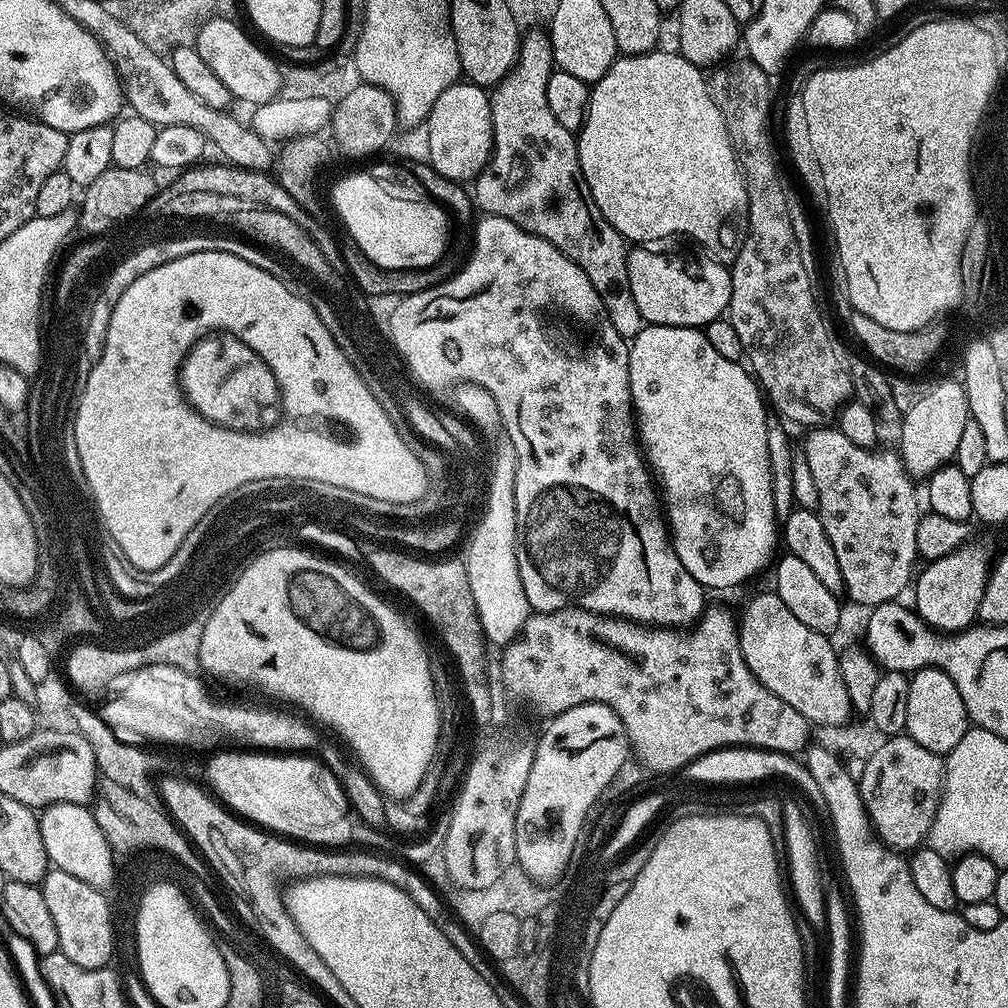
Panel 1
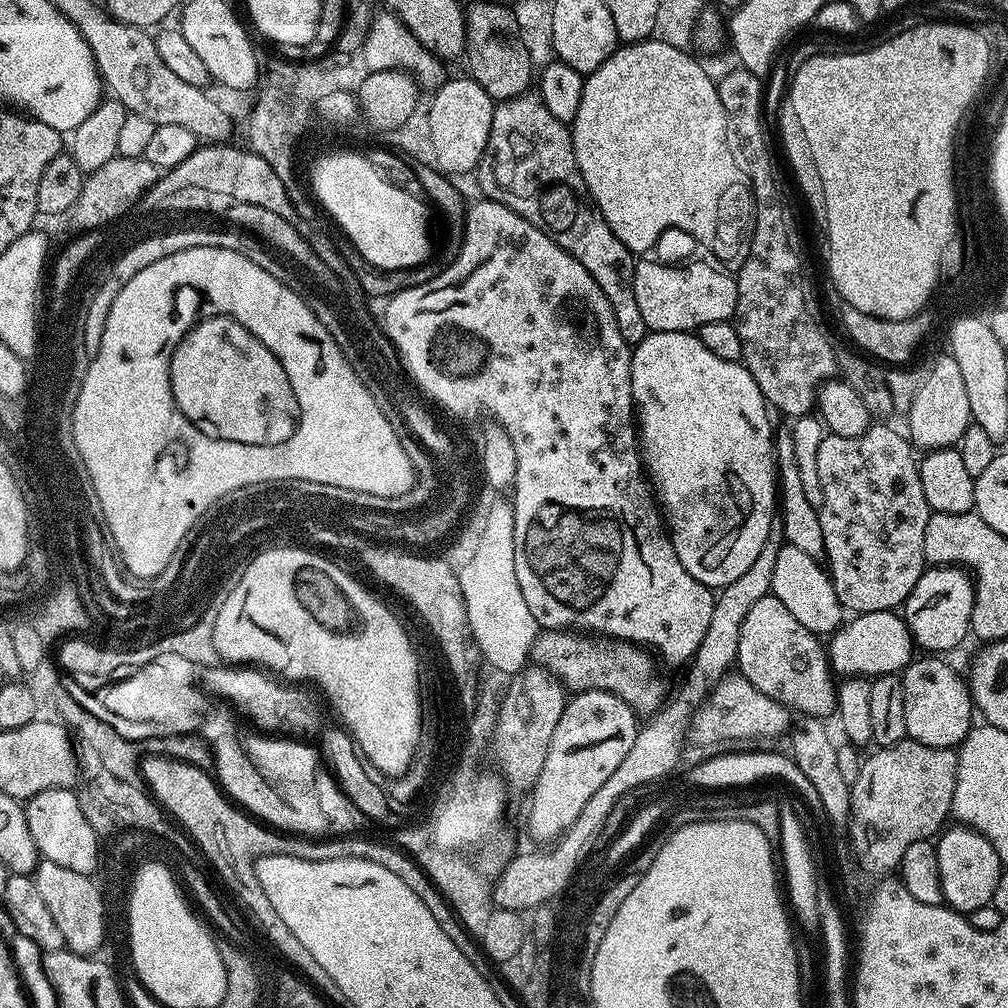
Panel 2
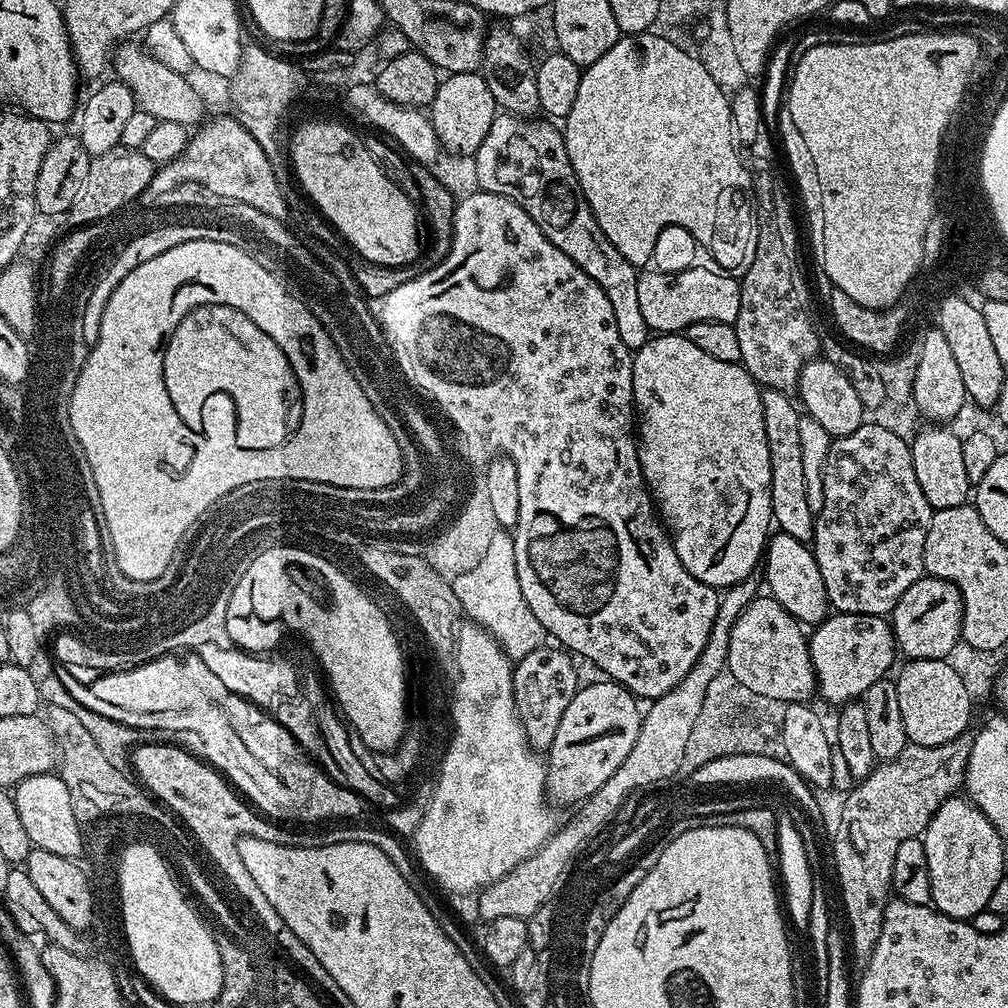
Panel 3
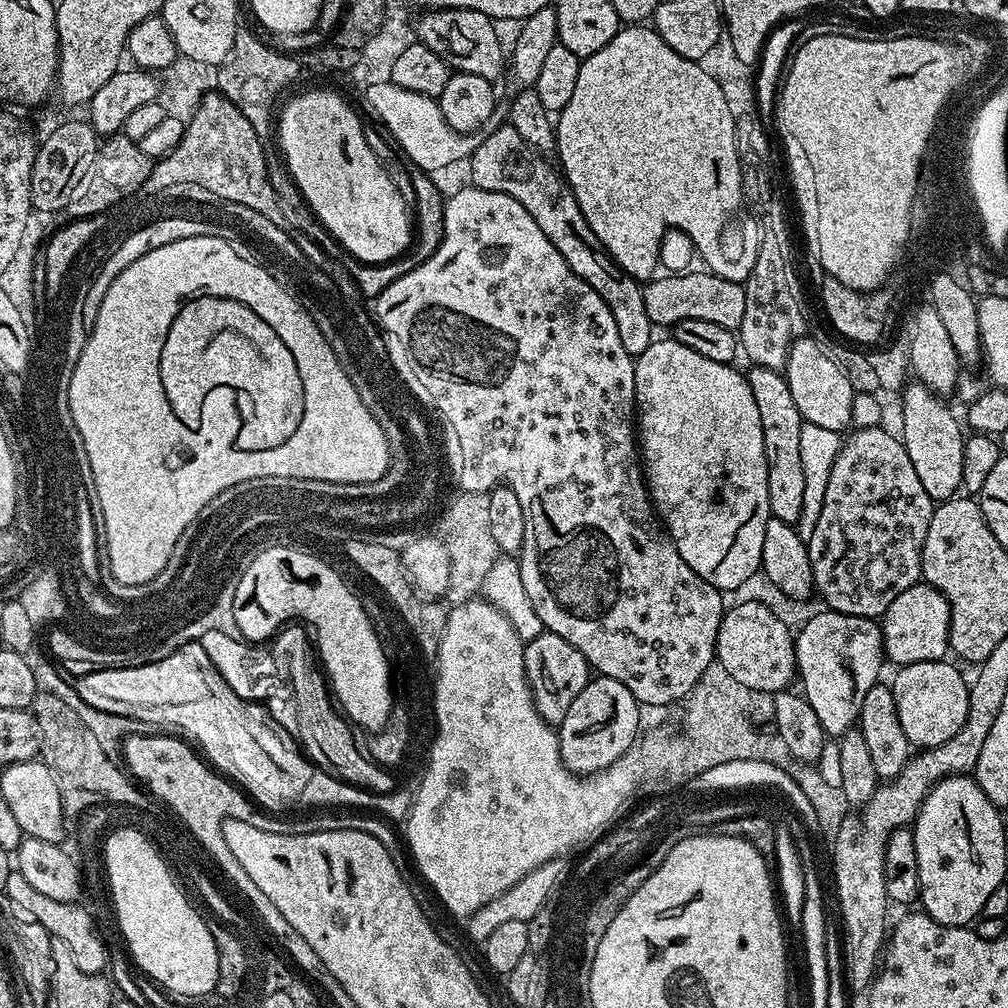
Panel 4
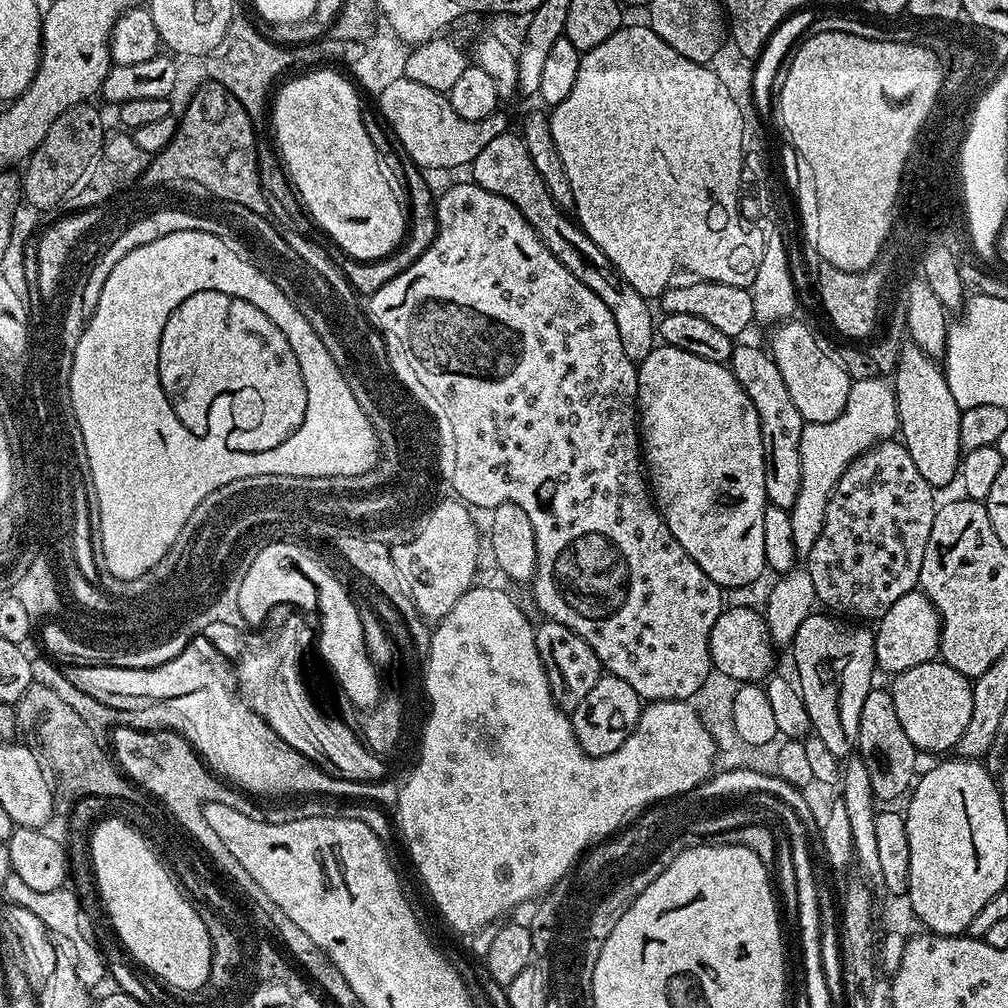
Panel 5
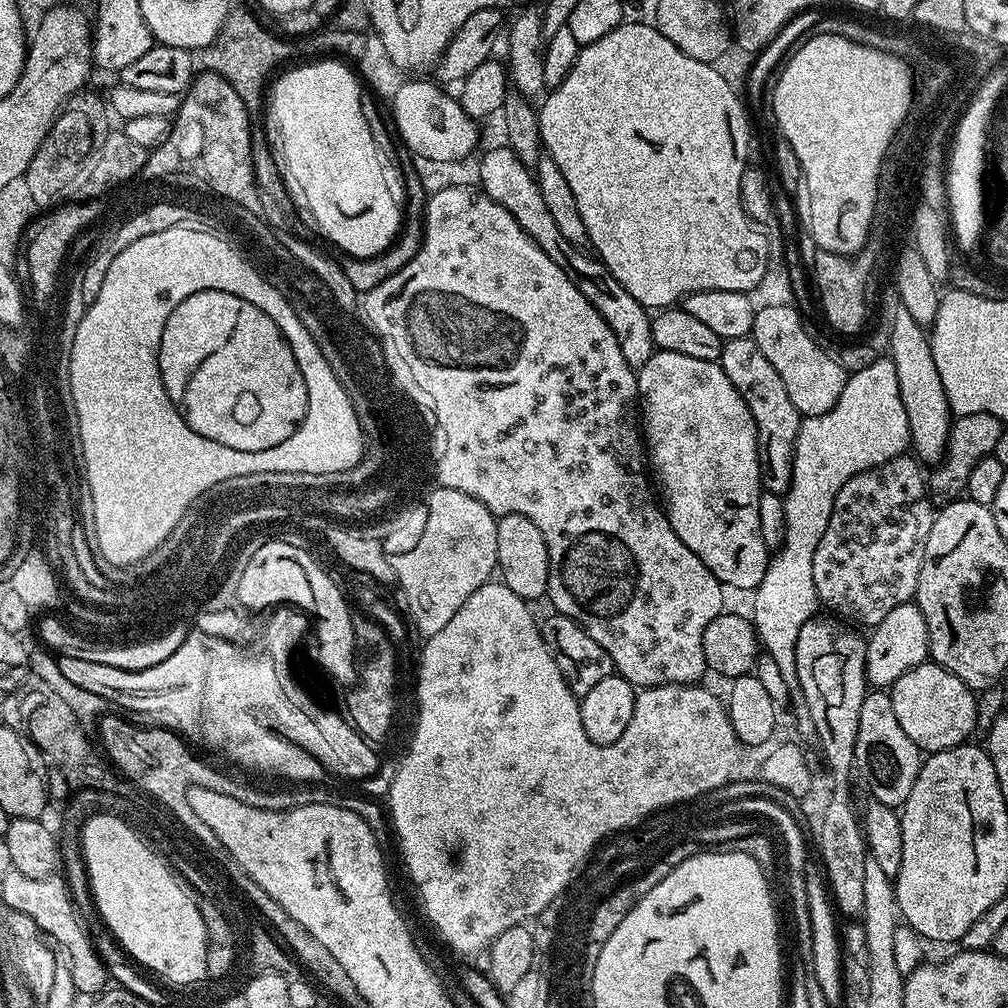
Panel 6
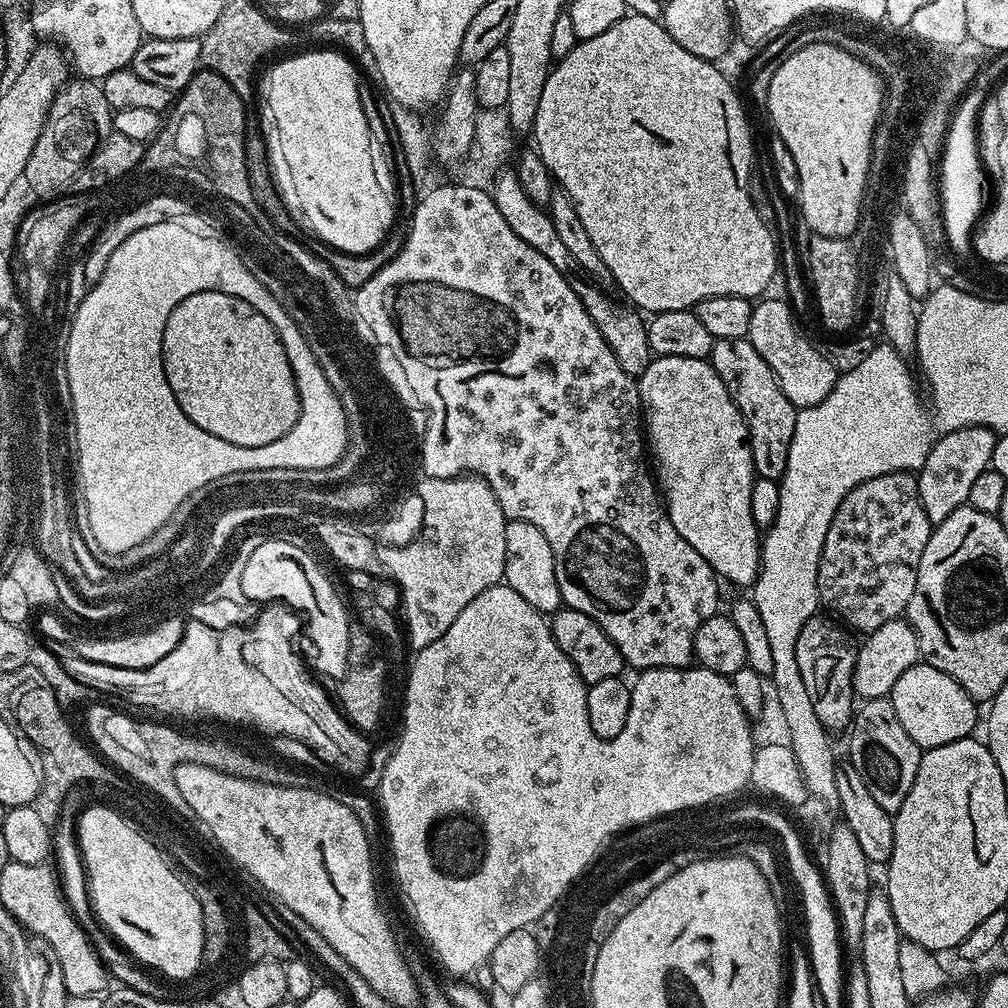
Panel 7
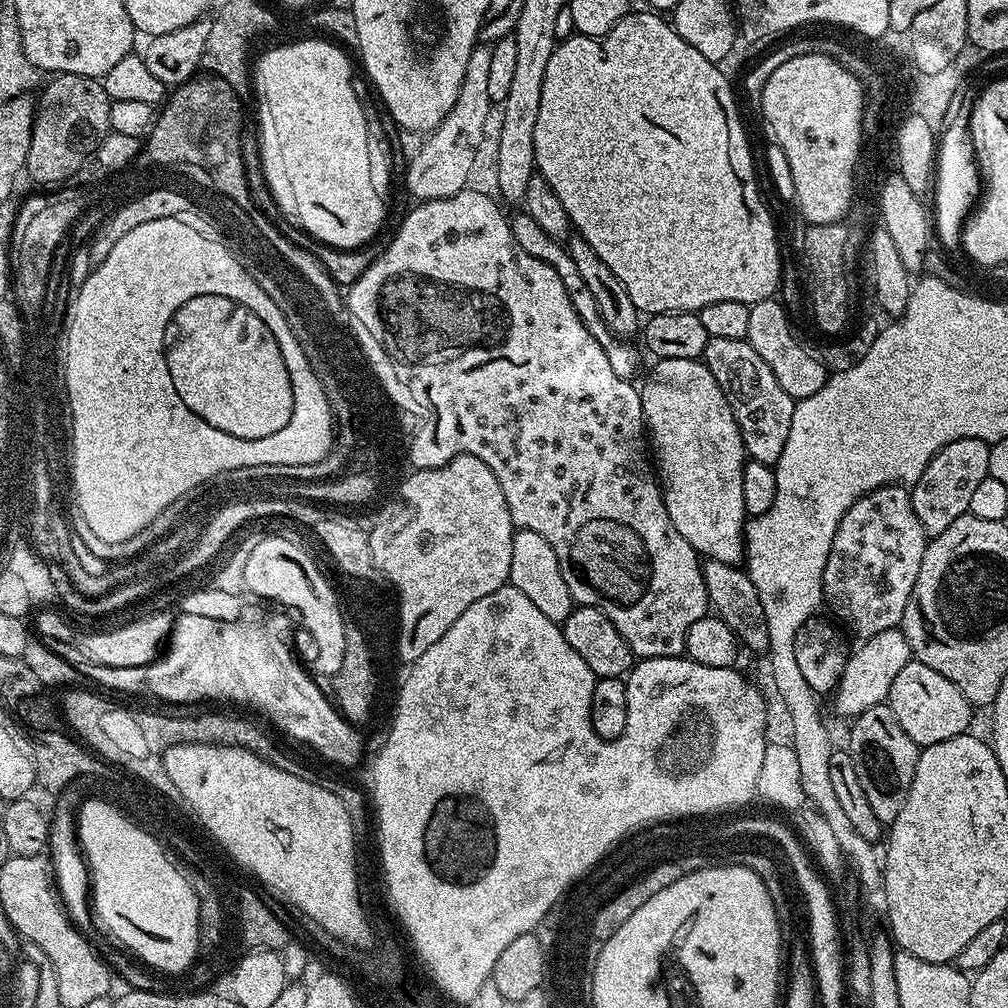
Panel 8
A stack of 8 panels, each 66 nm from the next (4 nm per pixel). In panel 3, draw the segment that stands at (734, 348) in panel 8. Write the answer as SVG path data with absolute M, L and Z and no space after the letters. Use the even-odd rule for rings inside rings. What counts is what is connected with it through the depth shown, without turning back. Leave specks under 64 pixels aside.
M764 388L760 394L760 401L762 402L762 422L766 422L766 446L770 446L772 519L779 531L805 542L811 541L812 534L816 531L816 518L810 502L806 502L806 474L802 470L802 441L798 439L801 409L789 393L779 392L773 388Z

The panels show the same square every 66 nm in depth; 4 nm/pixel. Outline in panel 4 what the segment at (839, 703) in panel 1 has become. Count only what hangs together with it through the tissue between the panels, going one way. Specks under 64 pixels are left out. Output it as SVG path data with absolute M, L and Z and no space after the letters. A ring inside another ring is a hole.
M744 600L741 604L736 604L727 609L720 623L718 638L716 639L715 661L721 663L726 668L727 673L749 688L752 692L763 692L775 694L783 692L789 687L788 684L797 679L796 670L796 646L794 643L793 629L788 629L784 625L784 620L780 616L775 616L764 604L759 604L756 600Z

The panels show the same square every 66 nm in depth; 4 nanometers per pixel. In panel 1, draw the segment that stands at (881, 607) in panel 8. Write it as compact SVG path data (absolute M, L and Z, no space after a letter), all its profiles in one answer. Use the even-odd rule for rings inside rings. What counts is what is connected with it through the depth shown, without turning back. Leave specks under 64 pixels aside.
M816 426L811 429L812 432L808 436L808 441L805 442L802 448L802 455L806 458L806 466L810 466L810 478L814 490L818 490L818 511L820 513L820 521L822 522L822 530L826 530L826 538L830 538L830 546L834 546L834 555L838 557L838 566L842 570L842 582L844 583L844 592L856 604L865 604L865 609L871 610L877 604L891 604L897 599L896 596L904 587L911 585L914 580L914 568L912 572L912 563L918 560L918 553L916 547L918 546L918 522L922 515L922 500L916 497L917 481L906 470L904 460L901 458L899 451L892 450L892 452L880 452L881 450L873 450L866 448L866 454L869 456L862 456L856 454L856 450L850 450L852 454L842 454L842 466L840 466L840 478L836 480L836 440L844 440L846 434L842 434L839 427L836 426Z

